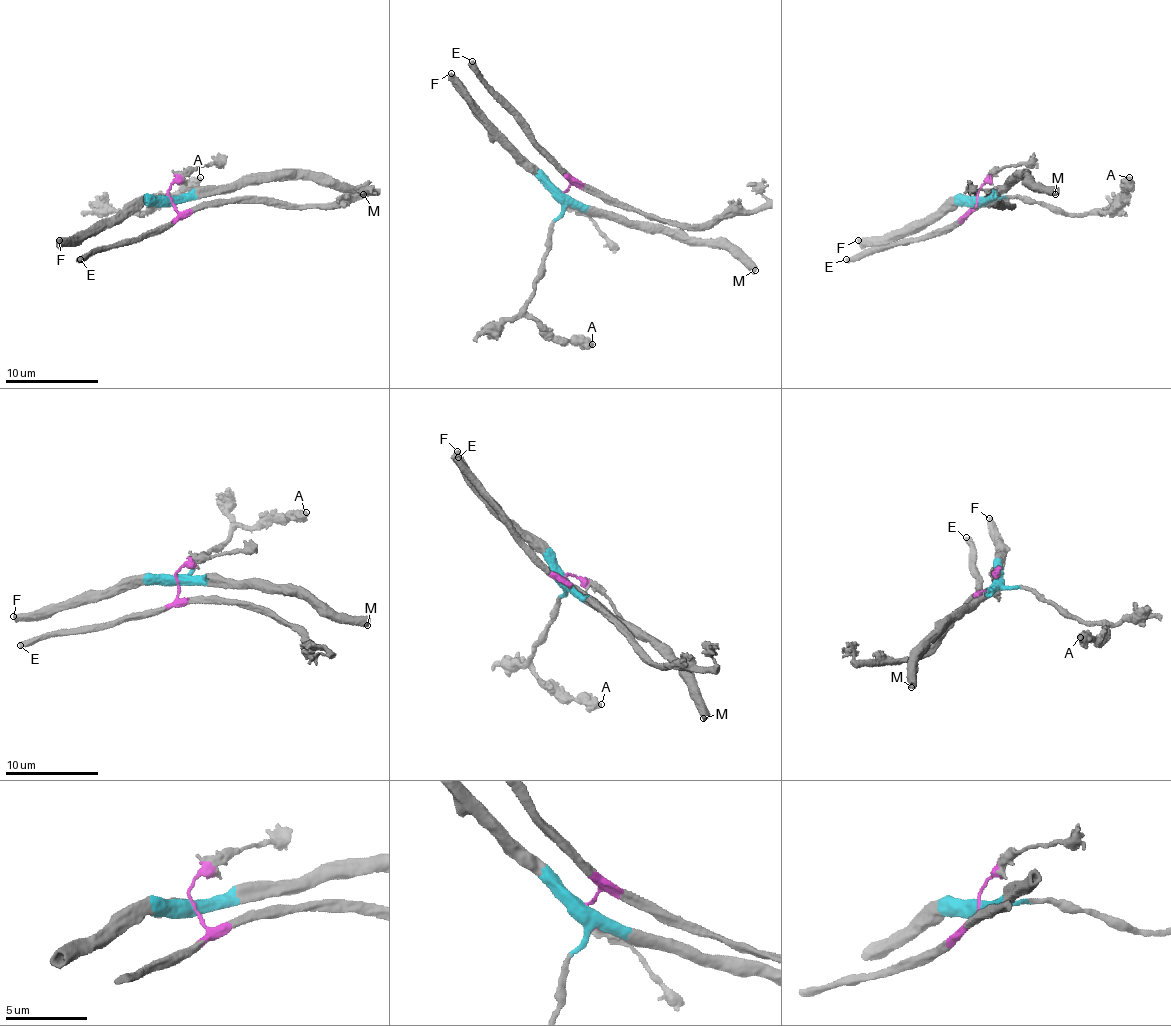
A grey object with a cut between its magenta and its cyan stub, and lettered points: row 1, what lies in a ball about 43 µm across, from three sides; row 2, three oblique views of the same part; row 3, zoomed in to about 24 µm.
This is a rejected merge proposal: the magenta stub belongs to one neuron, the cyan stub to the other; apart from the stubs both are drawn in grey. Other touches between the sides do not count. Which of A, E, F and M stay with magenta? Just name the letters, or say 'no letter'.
E

